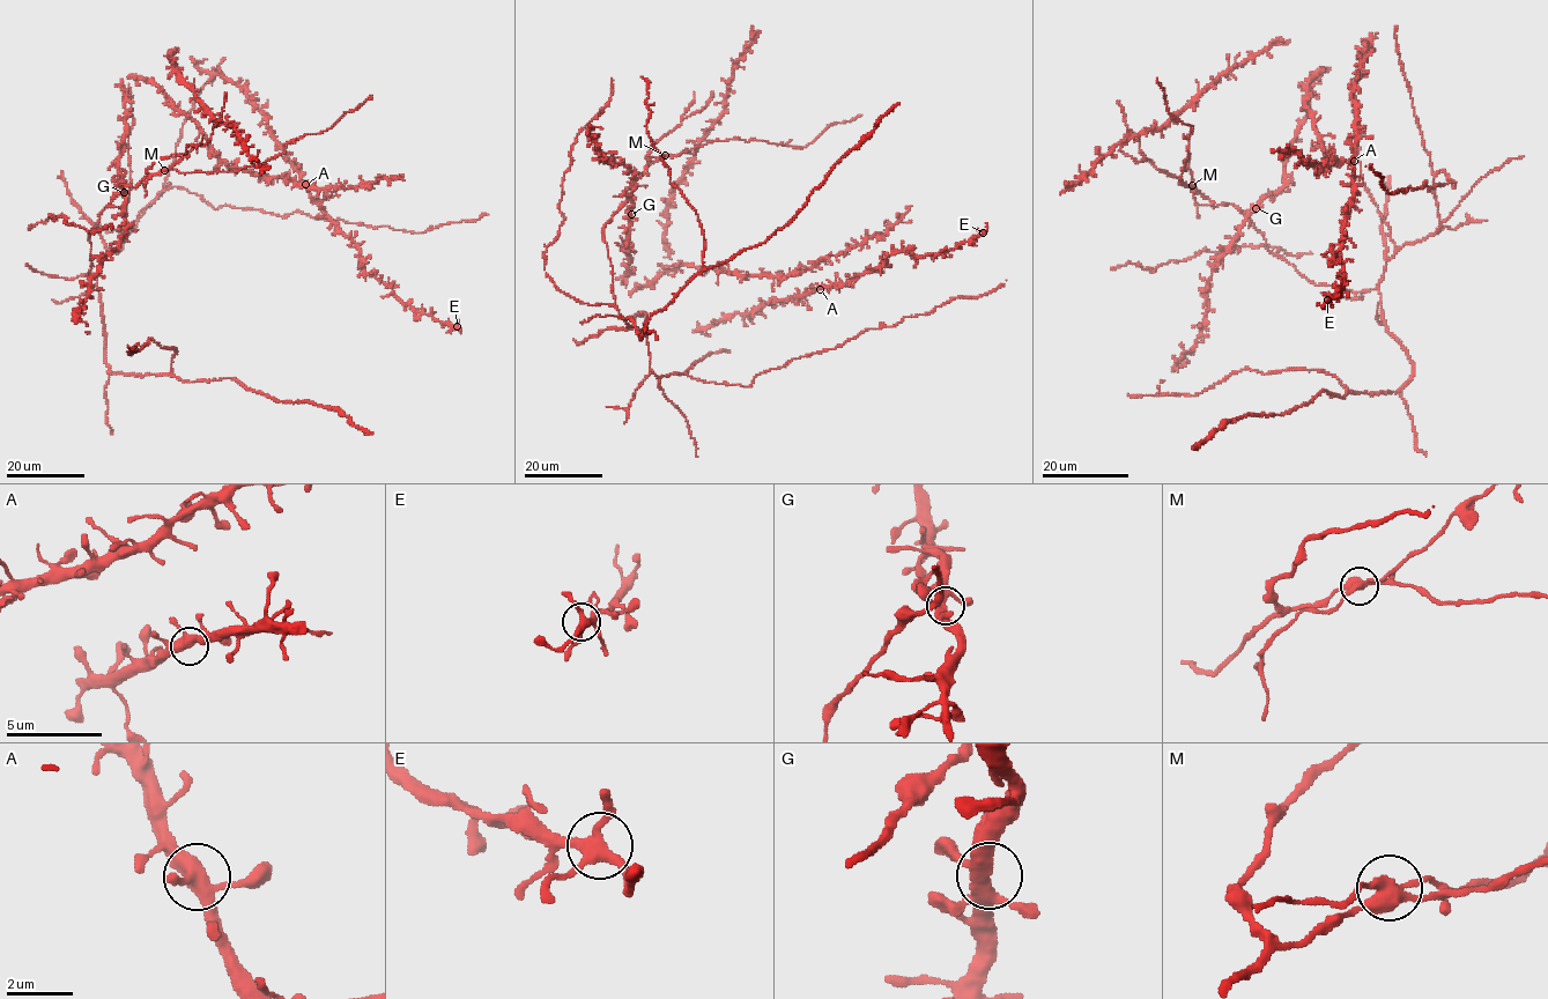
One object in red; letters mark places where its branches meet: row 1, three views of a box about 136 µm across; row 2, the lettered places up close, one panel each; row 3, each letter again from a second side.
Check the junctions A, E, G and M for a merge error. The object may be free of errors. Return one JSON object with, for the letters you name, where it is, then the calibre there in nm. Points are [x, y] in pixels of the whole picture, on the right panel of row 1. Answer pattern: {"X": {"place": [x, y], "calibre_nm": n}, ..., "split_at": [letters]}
{"M": {"place": [1192, 185], "calibre_nm": 400}, "split_at": ["M"]}

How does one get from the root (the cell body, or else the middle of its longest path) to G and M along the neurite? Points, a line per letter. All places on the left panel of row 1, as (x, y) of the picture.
G: (104, 208), (118, 191), (124, 192)
M: (104, 208), (121, 191), (121, 184), (135, 187), (150, 175), (164, 170)

